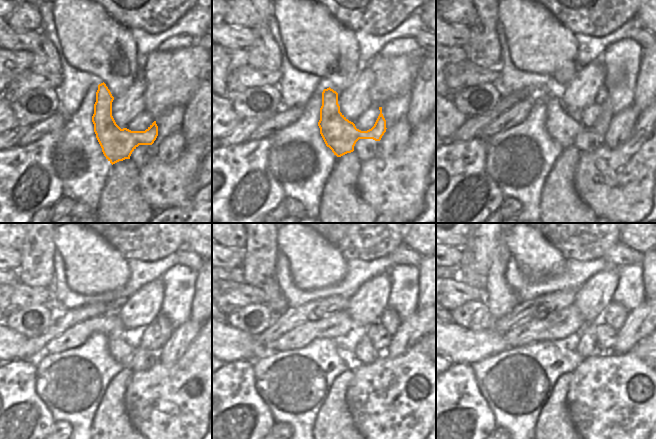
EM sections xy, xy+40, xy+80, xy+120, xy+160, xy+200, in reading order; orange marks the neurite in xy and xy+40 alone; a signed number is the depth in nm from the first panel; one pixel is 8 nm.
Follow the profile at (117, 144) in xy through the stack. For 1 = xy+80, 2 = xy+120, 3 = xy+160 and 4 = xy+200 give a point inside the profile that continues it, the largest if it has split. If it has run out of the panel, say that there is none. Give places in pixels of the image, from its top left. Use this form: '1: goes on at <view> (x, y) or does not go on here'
1: goes on at xy+80 (561, 127)
2: goes on at xy+120 (119, 349)
3: goes on at xy+160 (389, 319)
4: goes on at xy+200 (614, 315)

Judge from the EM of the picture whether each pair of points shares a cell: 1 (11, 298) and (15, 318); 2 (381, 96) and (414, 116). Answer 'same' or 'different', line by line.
1: different
2: different

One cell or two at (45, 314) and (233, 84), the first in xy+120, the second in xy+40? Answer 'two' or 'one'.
two

